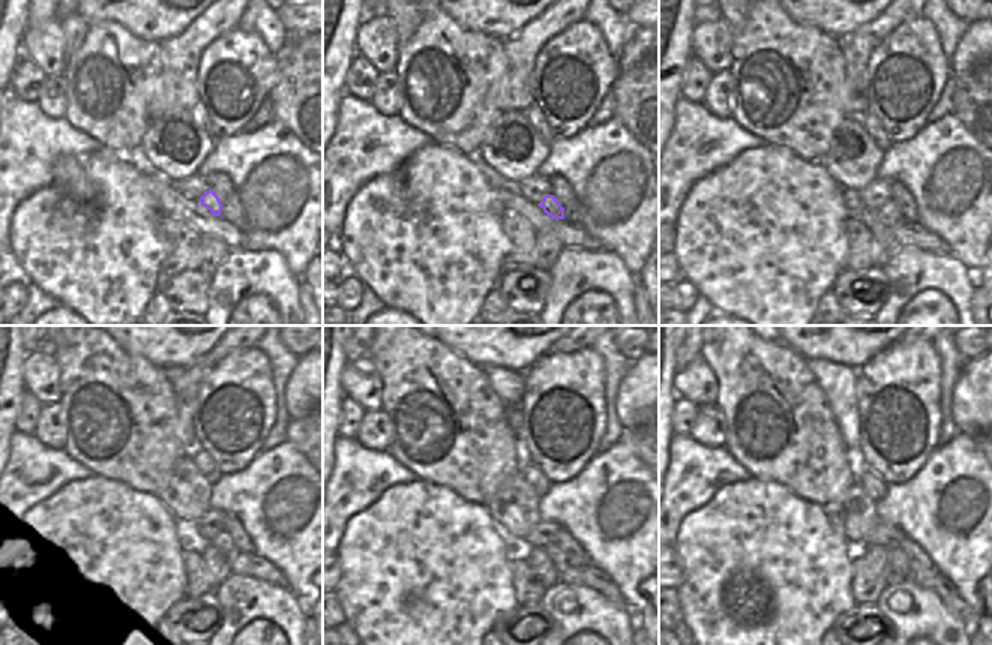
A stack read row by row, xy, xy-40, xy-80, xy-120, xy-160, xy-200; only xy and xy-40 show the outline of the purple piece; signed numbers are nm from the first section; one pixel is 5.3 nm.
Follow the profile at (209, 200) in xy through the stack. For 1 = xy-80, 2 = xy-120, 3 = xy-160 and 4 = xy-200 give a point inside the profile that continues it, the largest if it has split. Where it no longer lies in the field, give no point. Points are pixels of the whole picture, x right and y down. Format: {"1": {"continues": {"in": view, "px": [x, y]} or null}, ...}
{"1": {"continues": {"in": "xy-80", "px": [889, 213]}}, "2": {"continues": {"in": "xy-120", "px": [222, 545]}}, "3": {"continues": {"in": "xy-160", "px": [556, 555]}}, "4": {"continues": {"in": "xy-200", "px": [899, 567]}}}

